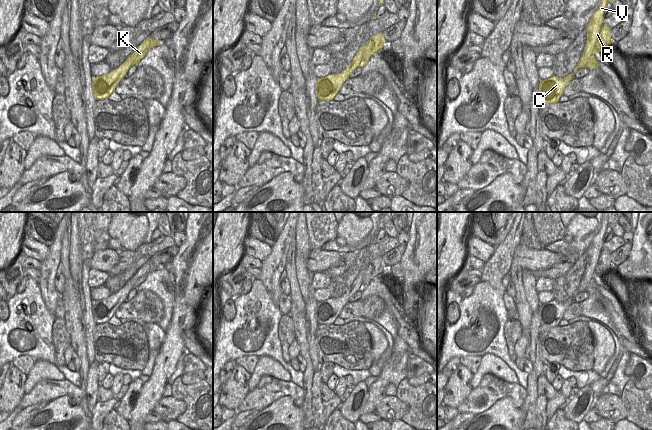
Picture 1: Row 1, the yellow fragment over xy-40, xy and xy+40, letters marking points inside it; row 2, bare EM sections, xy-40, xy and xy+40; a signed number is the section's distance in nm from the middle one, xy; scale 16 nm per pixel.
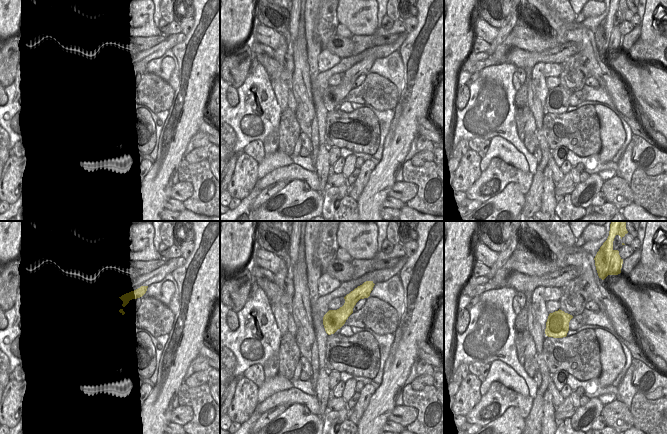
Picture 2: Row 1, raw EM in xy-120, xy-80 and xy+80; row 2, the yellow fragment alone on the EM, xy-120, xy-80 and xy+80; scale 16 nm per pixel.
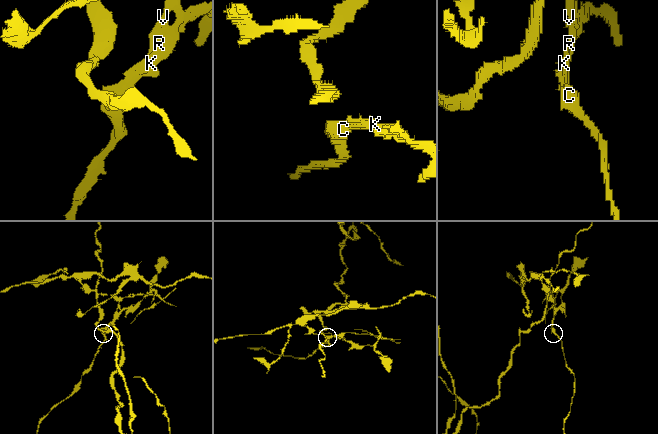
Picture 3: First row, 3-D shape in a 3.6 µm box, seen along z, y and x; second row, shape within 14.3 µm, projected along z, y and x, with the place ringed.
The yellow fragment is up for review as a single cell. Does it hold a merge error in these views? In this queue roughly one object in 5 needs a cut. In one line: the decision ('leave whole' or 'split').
split

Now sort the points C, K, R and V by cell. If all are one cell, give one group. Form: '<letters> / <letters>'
C K / R V

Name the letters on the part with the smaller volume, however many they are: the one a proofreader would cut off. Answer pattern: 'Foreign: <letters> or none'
Foreign: C, K

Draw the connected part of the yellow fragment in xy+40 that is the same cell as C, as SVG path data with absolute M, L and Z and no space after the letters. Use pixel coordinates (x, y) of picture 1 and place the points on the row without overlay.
M587 258L587 264L578 286L577 291L574 293L574 296L567 299L564 302L559 302L555 299L552 301L541 304L539 308L539 316L541 326L546 327L557 327L559 326L560 321L563 319L565 311L573 303L574 298L579 292L590 292L595 293L598 291L598 286L595 282L595 278L602 276L604 270L597 269L597 263L592 263L589 258Z

